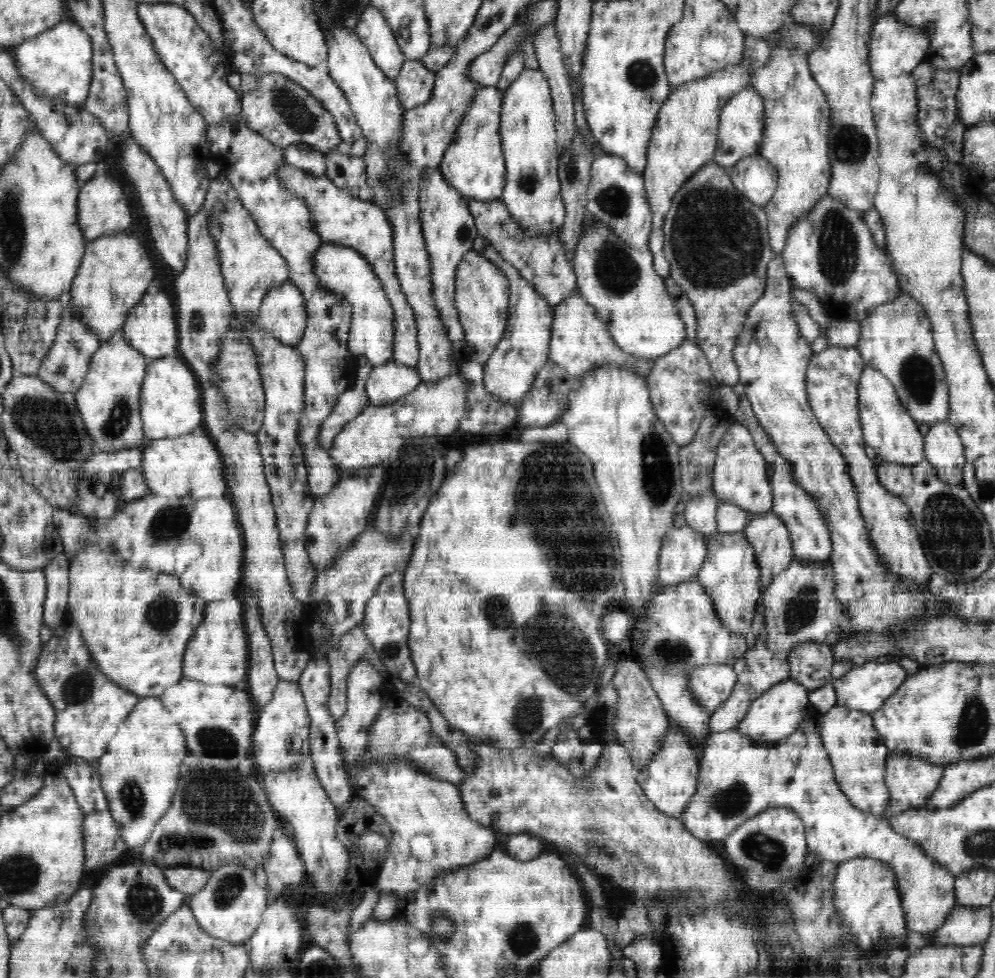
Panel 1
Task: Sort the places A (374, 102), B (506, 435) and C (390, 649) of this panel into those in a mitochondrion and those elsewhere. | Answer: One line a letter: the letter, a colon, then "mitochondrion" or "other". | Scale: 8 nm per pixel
A: other
B: other
C: mitochondrion

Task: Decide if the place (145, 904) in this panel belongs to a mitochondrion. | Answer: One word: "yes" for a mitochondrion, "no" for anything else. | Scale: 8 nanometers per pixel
yes

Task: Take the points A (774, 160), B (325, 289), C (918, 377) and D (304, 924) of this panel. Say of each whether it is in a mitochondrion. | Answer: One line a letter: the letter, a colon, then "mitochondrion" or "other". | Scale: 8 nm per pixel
A: other
B: other
C: mitochondrion
D: other

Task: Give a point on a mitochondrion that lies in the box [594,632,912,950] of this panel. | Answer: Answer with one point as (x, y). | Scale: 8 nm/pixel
(762, 847)

